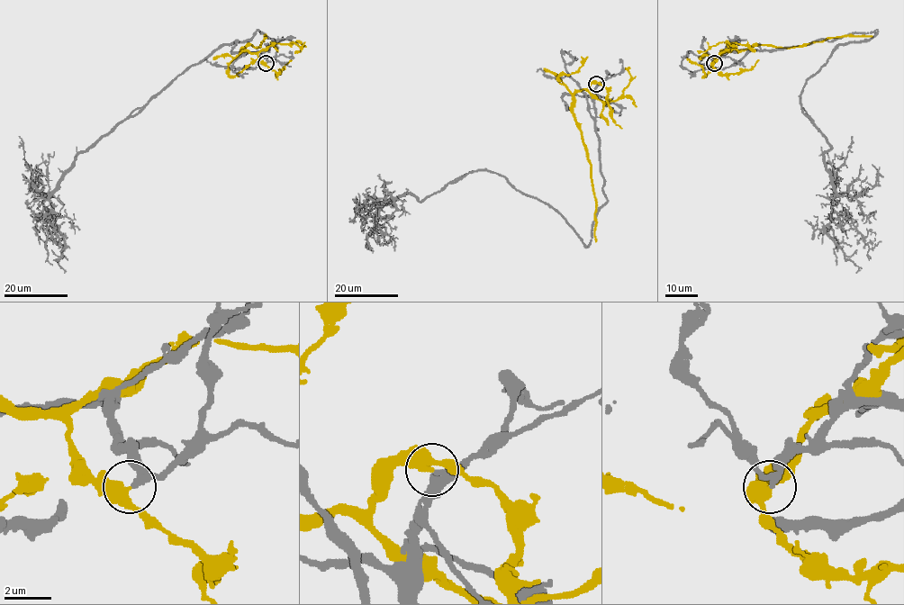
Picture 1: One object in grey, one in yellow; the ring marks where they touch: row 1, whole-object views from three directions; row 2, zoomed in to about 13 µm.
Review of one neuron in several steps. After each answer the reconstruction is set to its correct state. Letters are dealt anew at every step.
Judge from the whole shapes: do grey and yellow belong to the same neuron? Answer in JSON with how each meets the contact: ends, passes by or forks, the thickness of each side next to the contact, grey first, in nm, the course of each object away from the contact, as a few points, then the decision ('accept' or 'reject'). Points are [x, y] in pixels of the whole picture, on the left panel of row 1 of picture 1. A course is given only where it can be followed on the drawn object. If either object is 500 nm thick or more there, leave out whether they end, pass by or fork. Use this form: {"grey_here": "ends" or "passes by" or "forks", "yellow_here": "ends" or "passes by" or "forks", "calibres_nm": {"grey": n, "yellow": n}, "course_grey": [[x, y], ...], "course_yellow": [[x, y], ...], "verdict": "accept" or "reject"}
{"grey_here": "passes by", "yellow_here": "passes by", "calibres_nm": {"grey": 190, "yellow": 360}, "course_grey": [[266, 63], [264, 51], [276, 42], [258, 30], [223, 44], [77, 155], [49, 197], [64, 273]], "course_yellow": [[266, 63], [261, 62], [257, 54], [242, 49], [248, 45], [260, 46], [265, 36]], "verdict": "reject"}

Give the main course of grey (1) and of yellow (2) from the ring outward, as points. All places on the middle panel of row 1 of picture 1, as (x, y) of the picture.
1: (596, 84), (607, 202), (587, 248), (559, 213), (483, 170), (420, 201), (380, 203), (389, 194), (394, 226)
2: (596, 84), (592, 83), (587, 89), (577, 92), (573, 108), (591, 166), (595, 199), (595, 242)

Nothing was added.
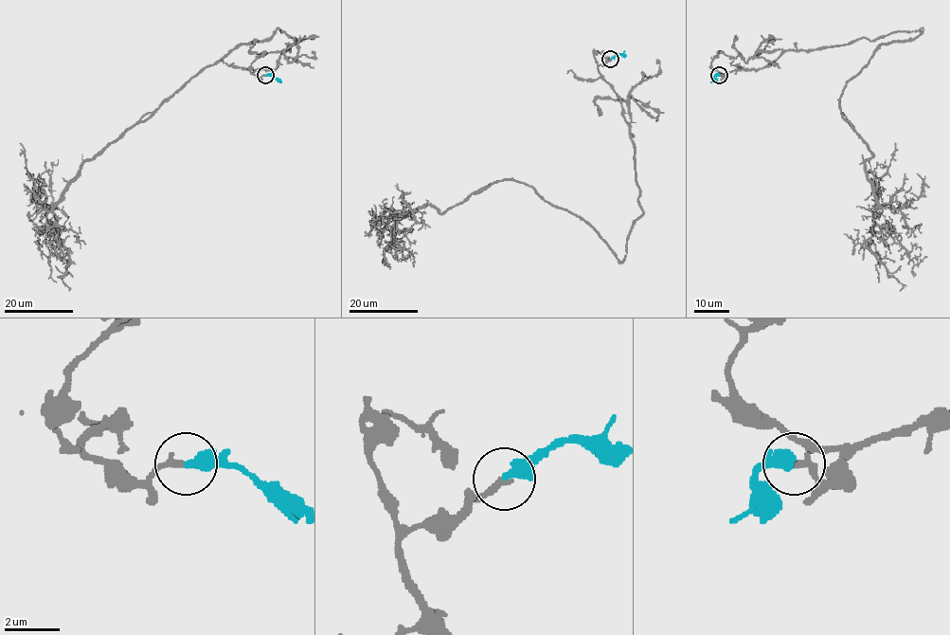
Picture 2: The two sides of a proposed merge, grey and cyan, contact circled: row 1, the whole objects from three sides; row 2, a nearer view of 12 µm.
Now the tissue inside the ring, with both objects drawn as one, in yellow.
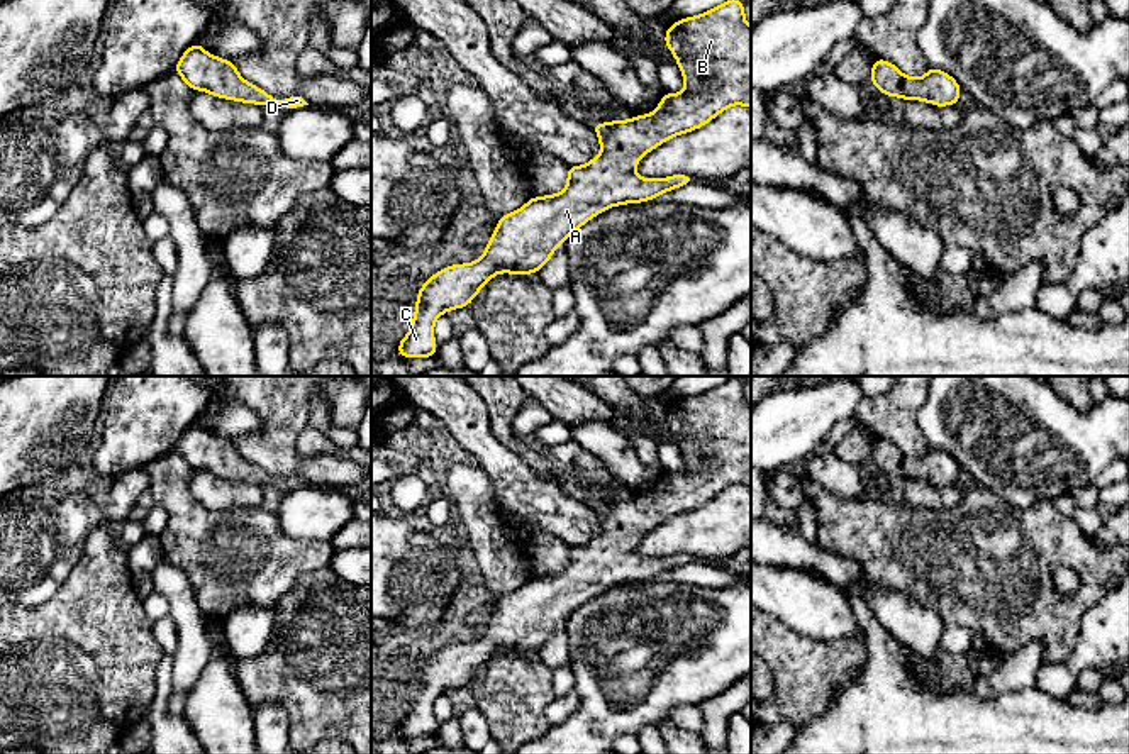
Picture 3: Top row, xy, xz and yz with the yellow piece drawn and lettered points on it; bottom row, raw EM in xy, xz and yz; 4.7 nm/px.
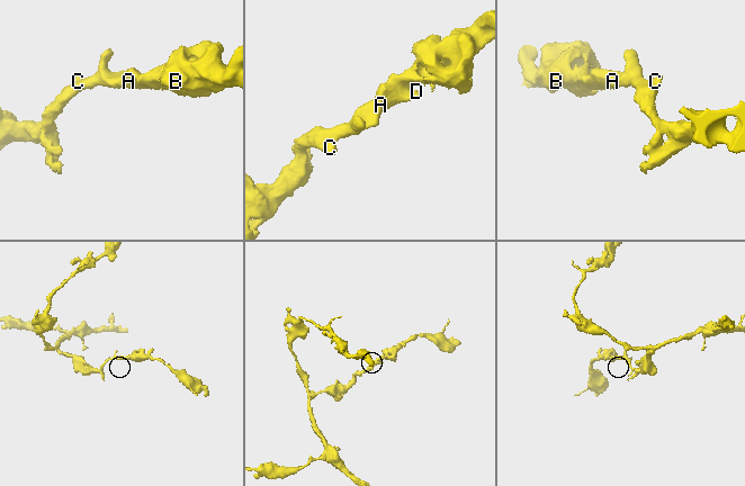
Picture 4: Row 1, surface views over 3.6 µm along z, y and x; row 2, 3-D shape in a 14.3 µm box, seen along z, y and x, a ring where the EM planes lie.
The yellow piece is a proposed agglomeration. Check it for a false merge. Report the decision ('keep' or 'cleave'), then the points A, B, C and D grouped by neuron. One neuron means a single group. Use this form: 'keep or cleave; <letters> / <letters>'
keep; A B C D

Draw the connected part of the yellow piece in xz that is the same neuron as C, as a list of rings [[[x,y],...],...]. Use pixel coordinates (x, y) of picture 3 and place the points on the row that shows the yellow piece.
[[[727,0],[709,12],[676,20],[666,29],[665,44],[681,69],[685,91],[663,93],[654,112],[629,120],[595,122],[602,152],[583,166],[566,168],[568,183],[563,191],[532,197],[524,207],[500,217],[487,249],[475,263],[453,264],[432,274],[419,290],[414,320],[409,334],[398,342],[398,352],[407,358],[436,356],[434,322],[454,308],[466,308],[481,286],[498,273],[531,274],[554,254],[556,247],[583,224],[607,208],[626,203],[642,203],[665,191],[692,185],[692,175],[673,175],[648,180],[637,176],[639,159],[675,136],[700,129],[732,105],[751,108],[751,27],[744,17],[742,0]]]

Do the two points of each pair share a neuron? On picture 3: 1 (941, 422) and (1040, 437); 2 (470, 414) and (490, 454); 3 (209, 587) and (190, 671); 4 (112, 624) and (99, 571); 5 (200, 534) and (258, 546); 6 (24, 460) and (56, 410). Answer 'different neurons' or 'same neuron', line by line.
1: same neuron
2: same neuron
3: different neurons
4: same neuron
5: same neuron
6: same neuron

